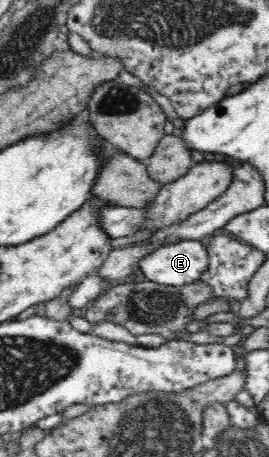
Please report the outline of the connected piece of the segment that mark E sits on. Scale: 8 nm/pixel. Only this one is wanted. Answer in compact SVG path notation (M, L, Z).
M197 239L177 241L145 255L138 265L144 276L161 284L191 284L209 268L209 253Z

